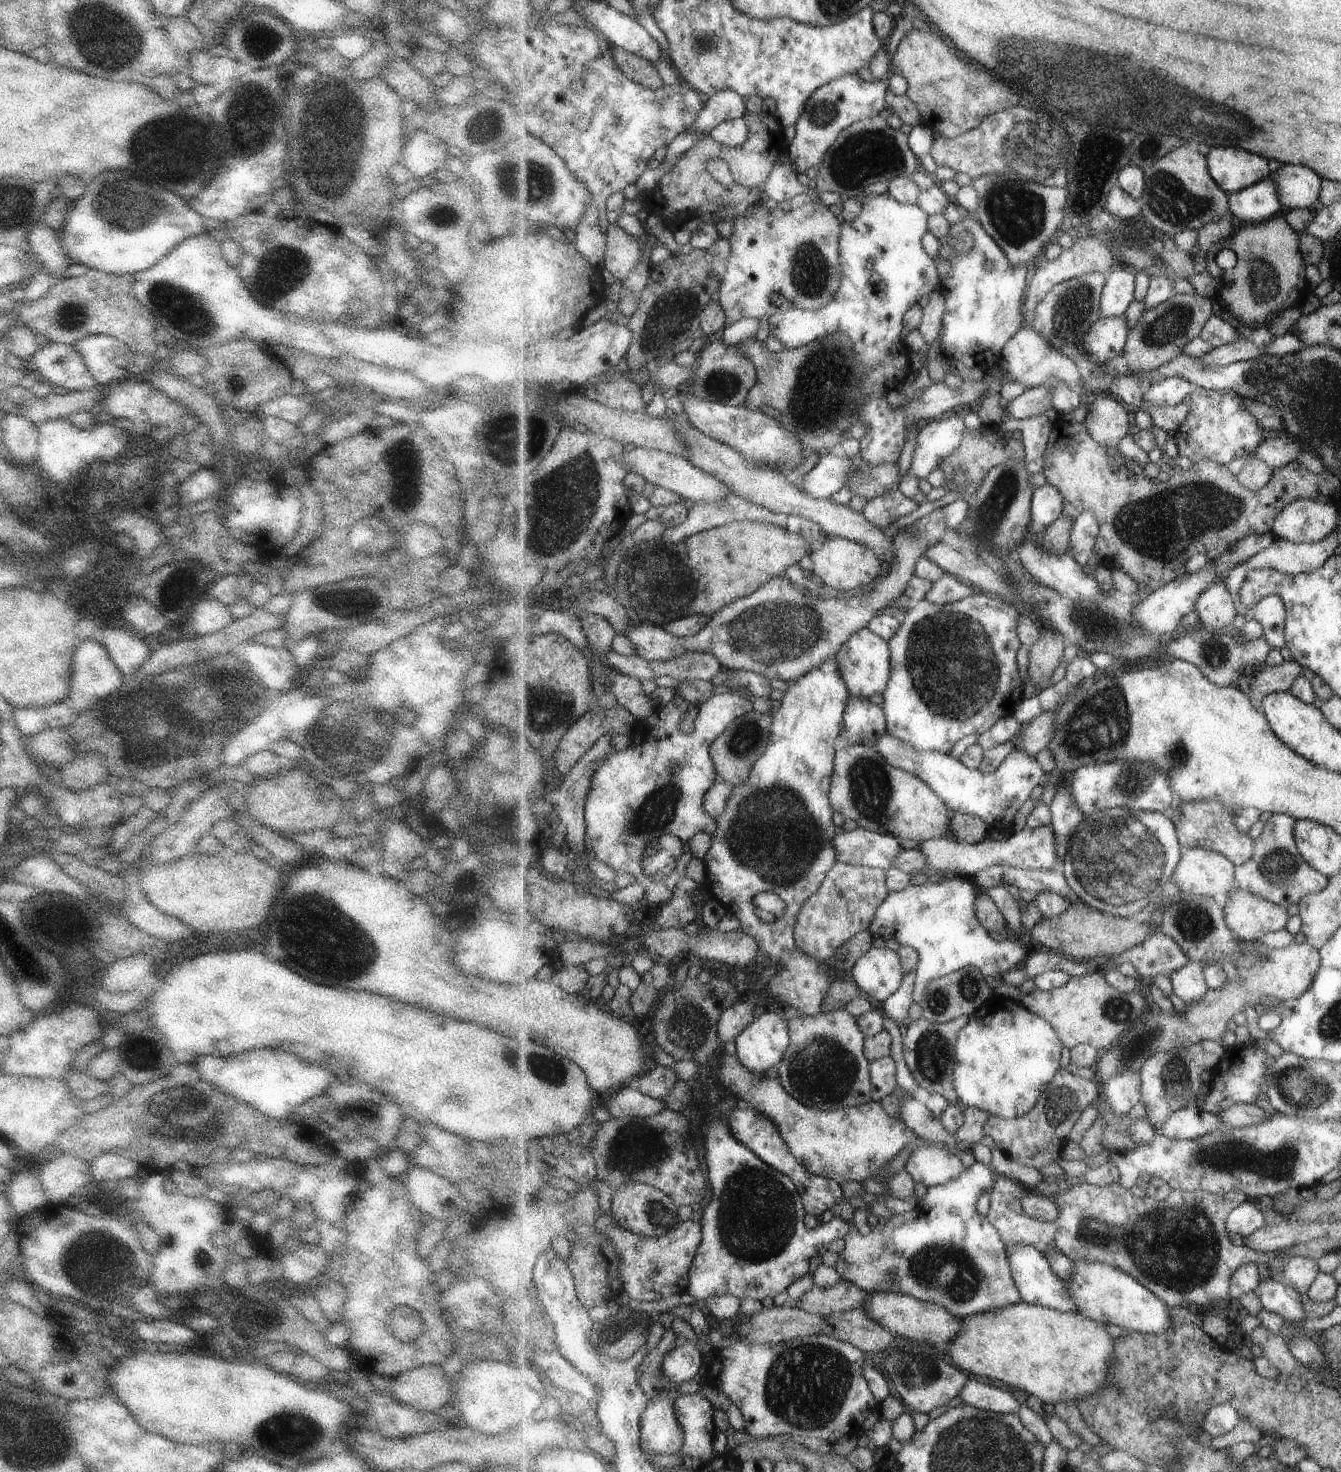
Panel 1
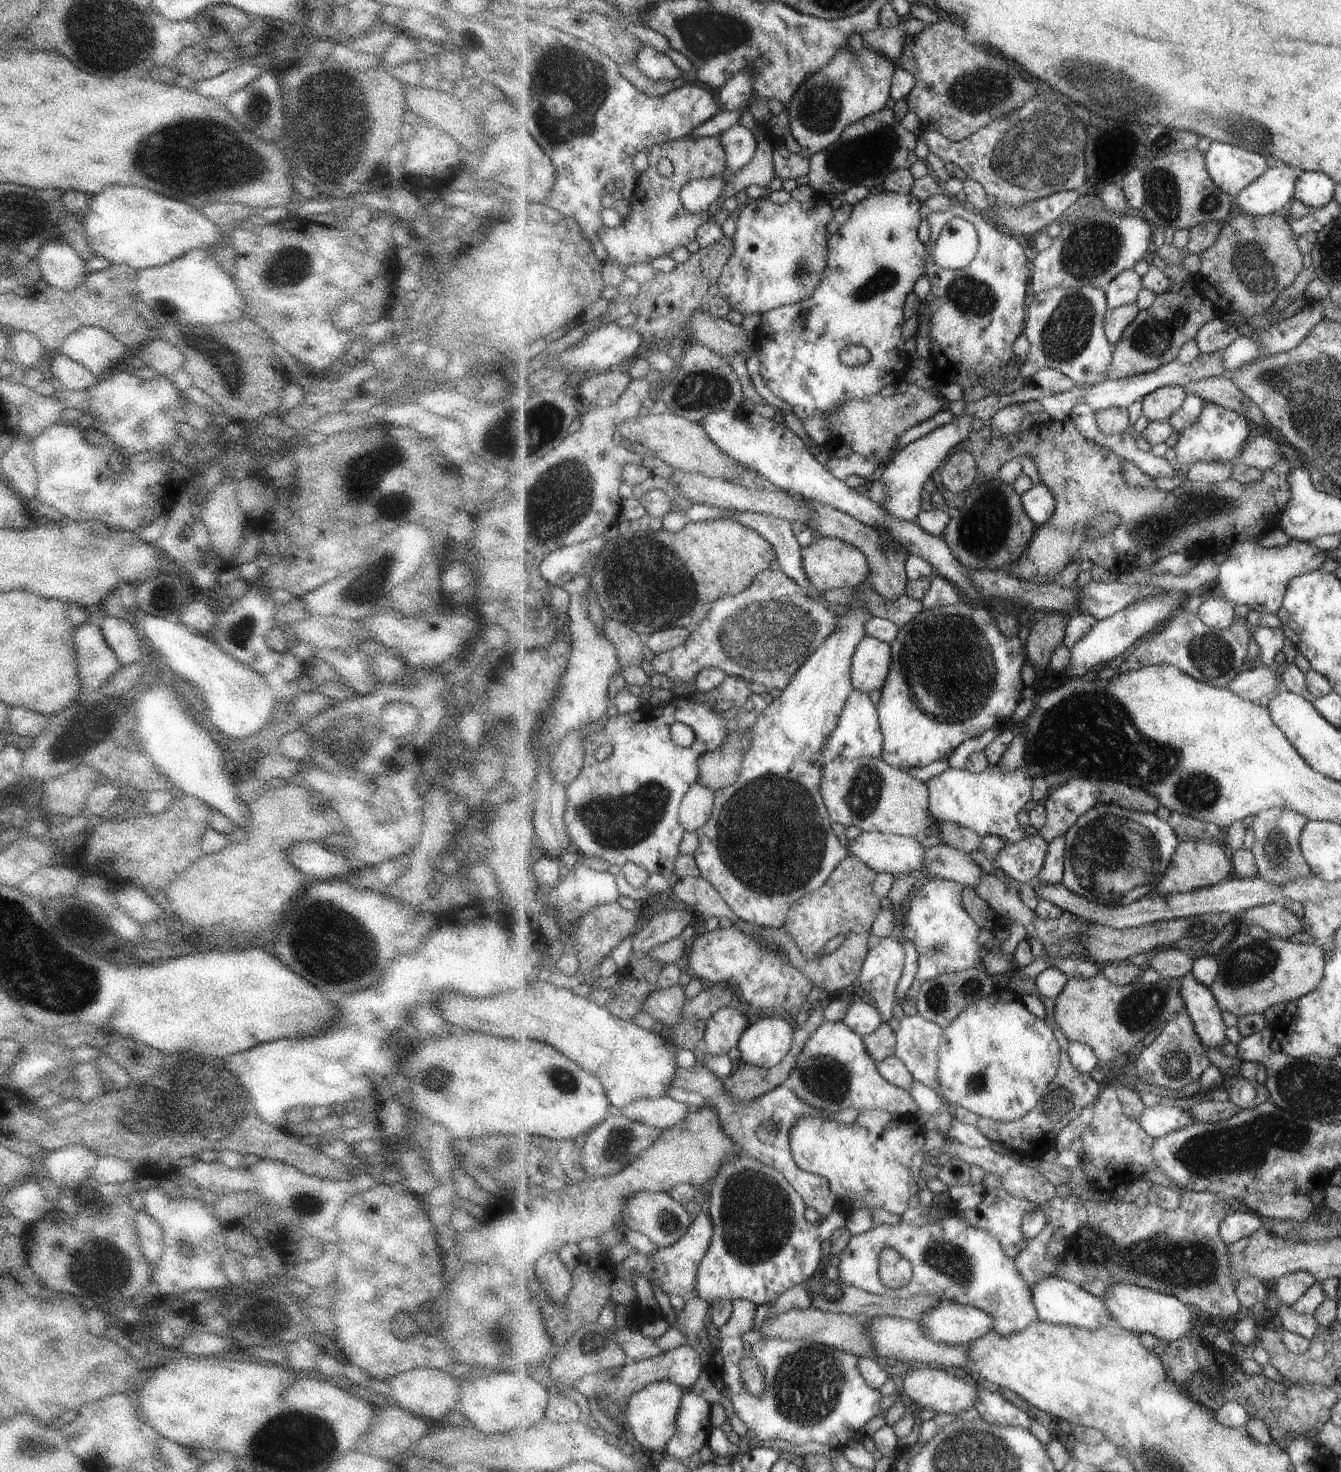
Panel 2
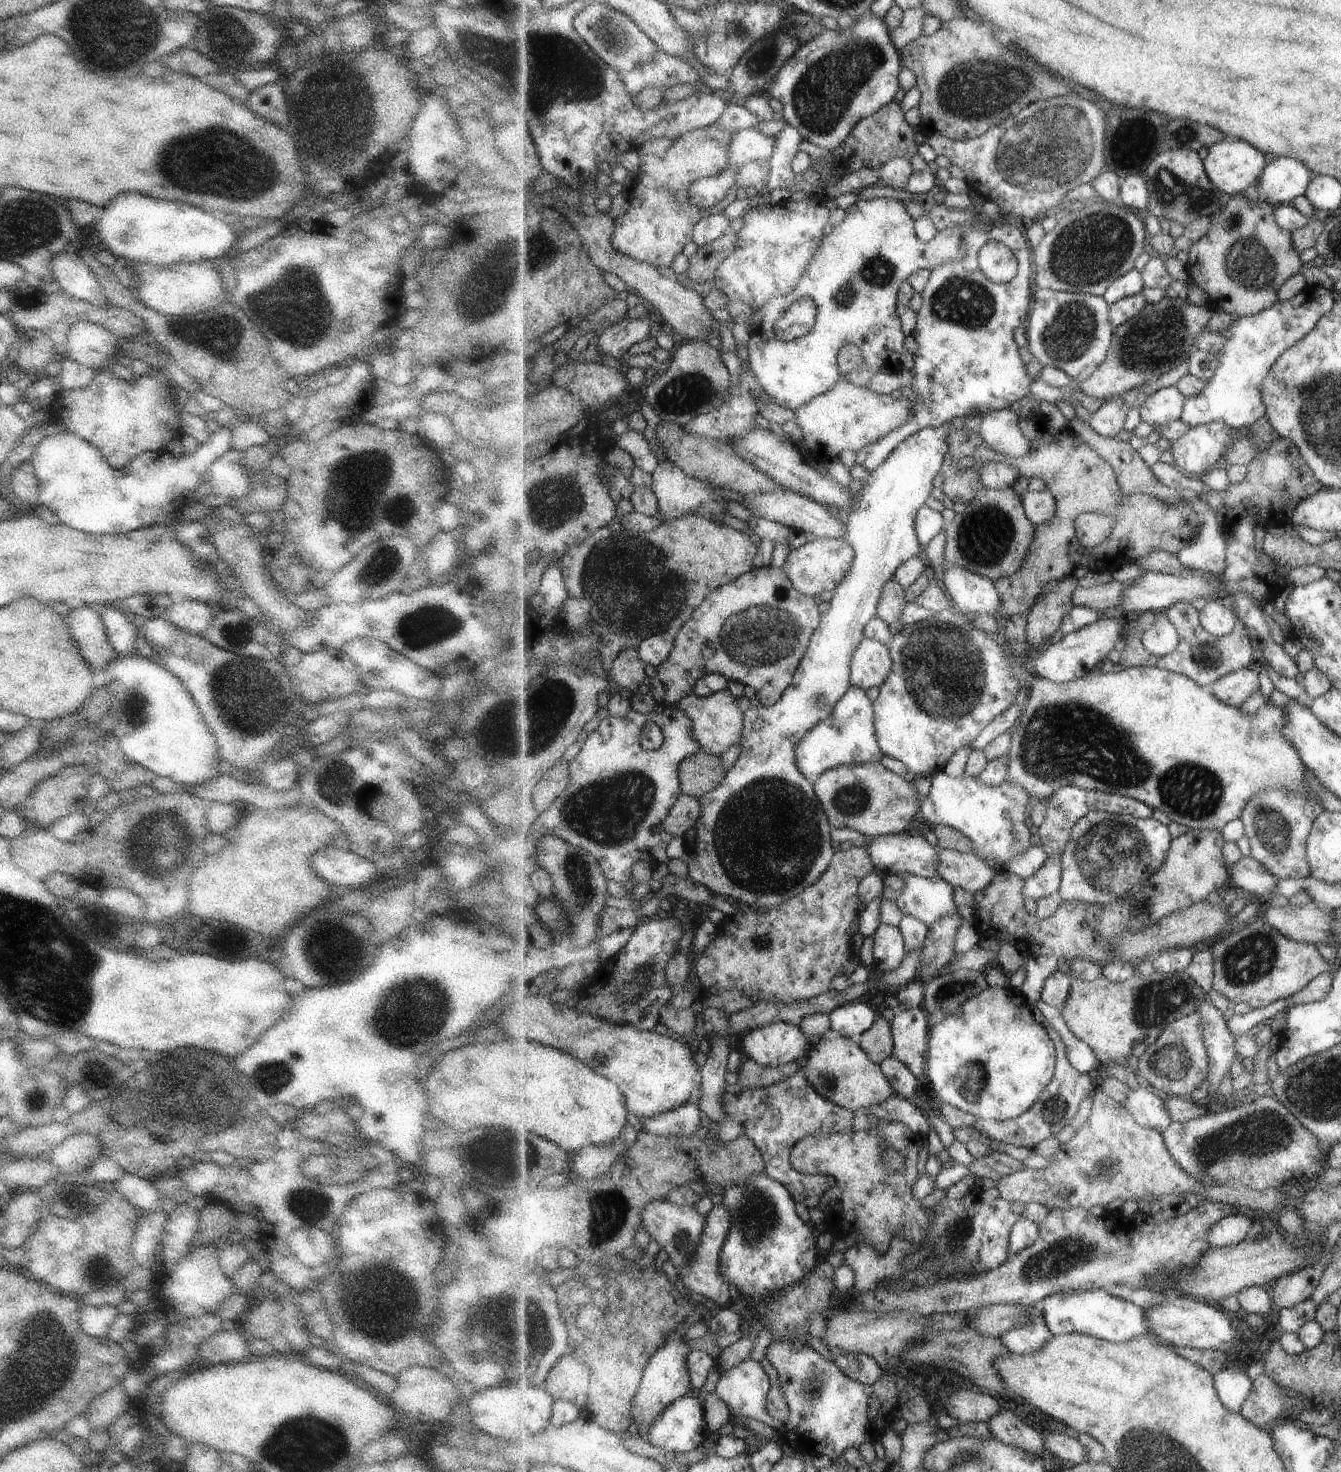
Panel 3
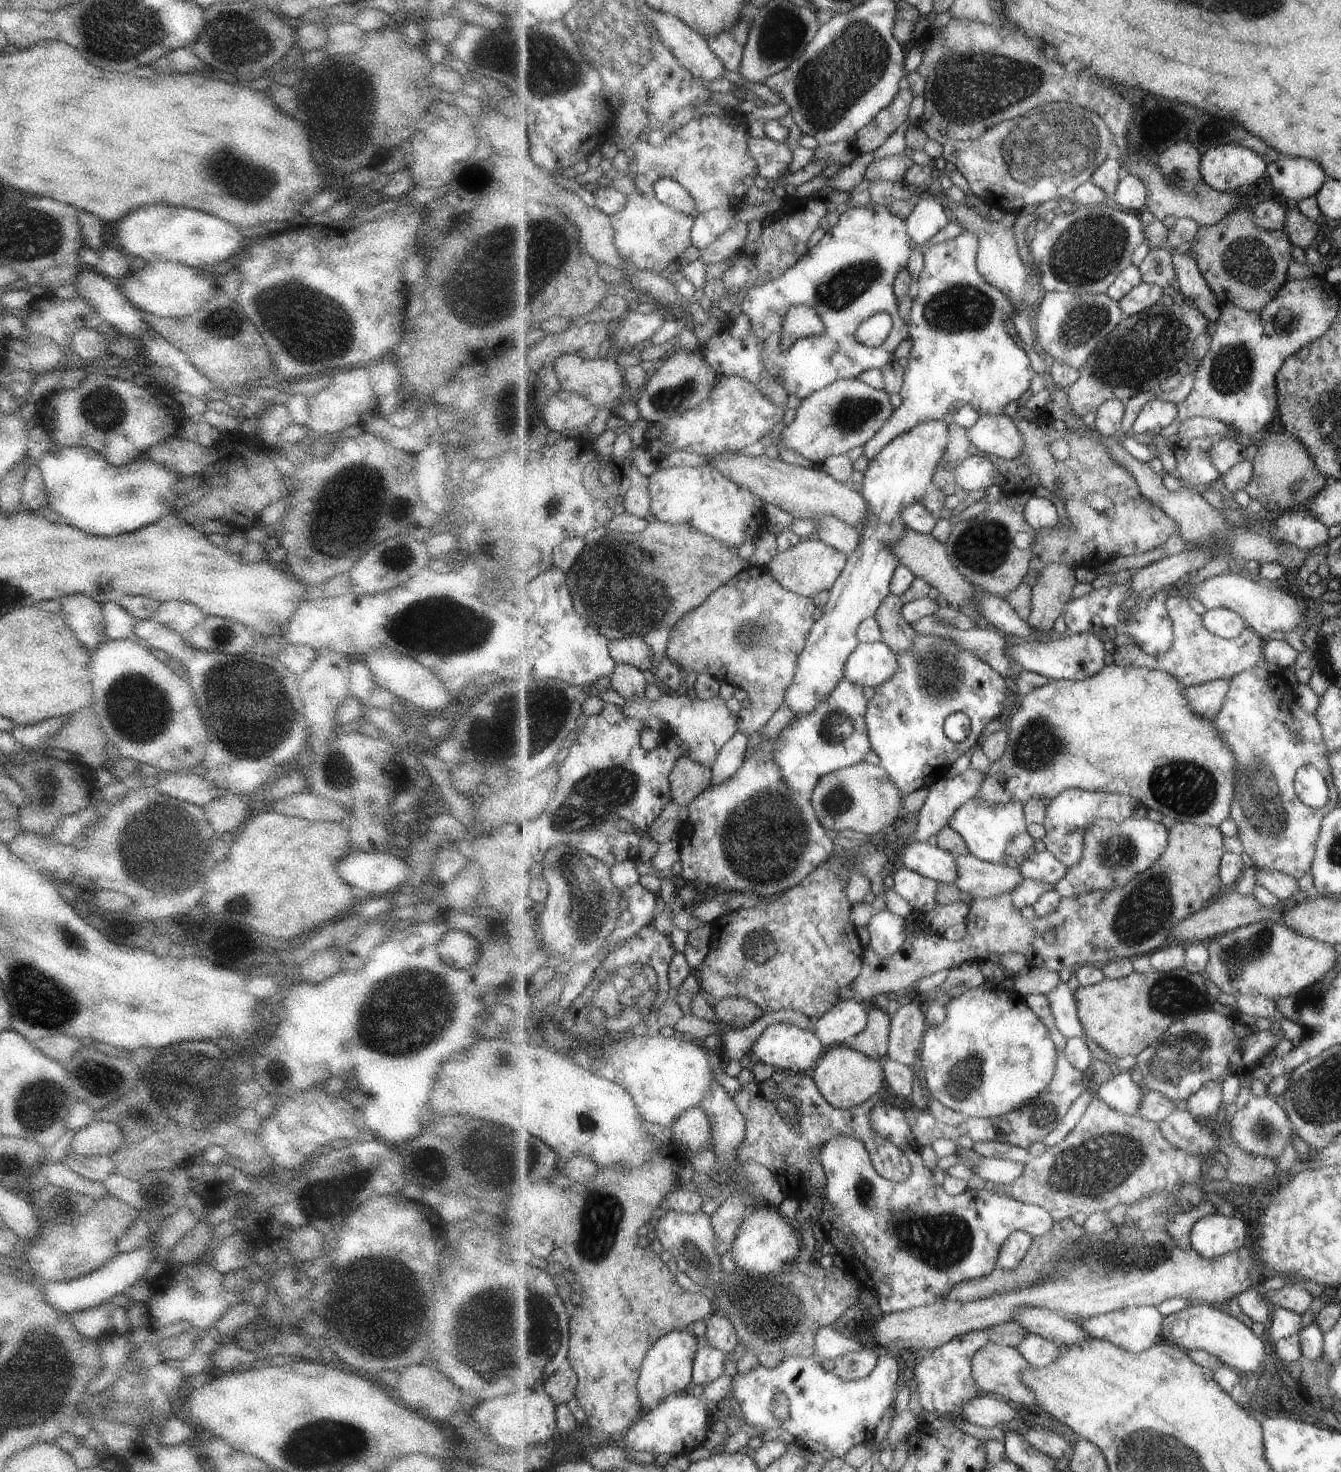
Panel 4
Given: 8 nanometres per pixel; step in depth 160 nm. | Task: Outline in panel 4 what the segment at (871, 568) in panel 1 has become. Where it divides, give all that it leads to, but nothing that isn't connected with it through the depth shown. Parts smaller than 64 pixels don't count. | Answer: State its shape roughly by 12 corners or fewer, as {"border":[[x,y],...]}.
{"border":[[801,539],[769,562],[786,589],[830,591],[848,556],[821,539]]}

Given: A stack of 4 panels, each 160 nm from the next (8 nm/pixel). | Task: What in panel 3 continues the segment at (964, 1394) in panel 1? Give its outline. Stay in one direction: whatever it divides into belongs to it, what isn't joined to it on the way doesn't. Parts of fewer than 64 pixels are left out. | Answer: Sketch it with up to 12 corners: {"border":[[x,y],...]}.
{"border":[[1005,1405],[988,1420],[1005,1444],[1044,1454],[1044,1437]]}

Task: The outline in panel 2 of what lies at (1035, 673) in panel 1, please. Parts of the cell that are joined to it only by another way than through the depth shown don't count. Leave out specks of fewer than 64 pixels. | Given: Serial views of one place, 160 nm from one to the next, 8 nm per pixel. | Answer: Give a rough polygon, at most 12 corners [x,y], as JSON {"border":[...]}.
{"border":[[1047,612],[1024,636],[1034,669],[1065,644],[1071,614]]}

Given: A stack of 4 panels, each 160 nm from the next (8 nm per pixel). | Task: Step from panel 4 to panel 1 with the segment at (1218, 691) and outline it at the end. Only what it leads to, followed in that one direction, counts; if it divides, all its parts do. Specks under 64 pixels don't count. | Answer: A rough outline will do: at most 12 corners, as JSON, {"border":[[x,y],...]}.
{"border":[[1295,660],[1254,670],[1250,697],[1259,707],[1288,691],[1303,674]]}

